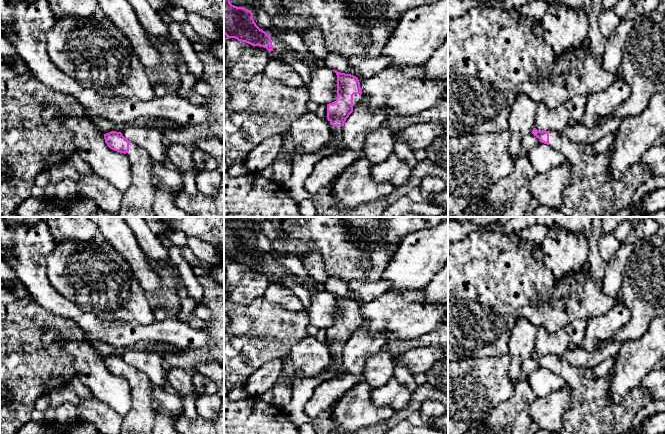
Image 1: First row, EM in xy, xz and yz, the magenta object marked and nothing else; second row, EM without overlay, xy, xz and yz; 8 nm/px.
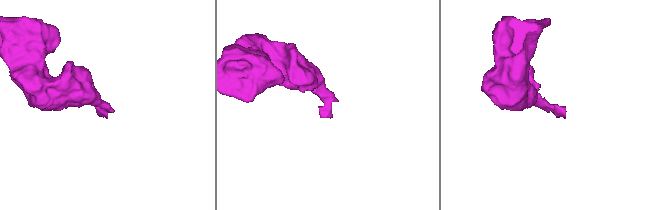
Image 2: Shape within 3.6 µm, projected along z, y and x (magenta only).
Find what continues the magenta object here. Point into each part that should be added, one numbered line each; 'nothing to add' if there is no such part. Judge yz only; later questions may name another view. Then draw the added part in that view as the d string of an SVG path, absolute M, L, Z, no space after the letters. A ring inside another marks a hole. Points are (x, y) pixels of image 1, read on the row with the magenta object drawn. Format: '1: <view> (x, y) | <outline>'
1: yz (591, 193) | M549 131L549 146L561 153L570 165L571 182L563 191L561 211L565 217L613 217L628 208L637 188L654 175L640 162L633 164L620 178L609 179L611 149L604 154L595 154L592 145L576 144L562 135Z

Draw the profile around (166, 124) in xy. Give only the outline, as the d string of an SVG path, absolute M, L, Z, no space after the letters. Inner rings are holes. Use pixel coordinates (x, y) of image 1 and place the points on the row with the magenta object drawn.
M151 118L149 123L147 124L147 127L154 128L157 124L160 124L163 130L177 129L180 126L168 119Z

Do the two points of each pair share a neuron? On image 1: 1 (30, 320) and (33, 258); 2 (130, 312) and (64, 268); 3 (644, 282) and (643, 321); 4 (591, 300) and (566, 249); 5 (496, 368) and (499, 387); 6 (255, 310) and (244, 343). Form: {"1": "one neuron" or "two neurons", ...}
{"1": "two neurons", "2": "one neuron", "3": "one neuron", "4": "two neurons", "5": "one neuron", "6": "one neuron"}

